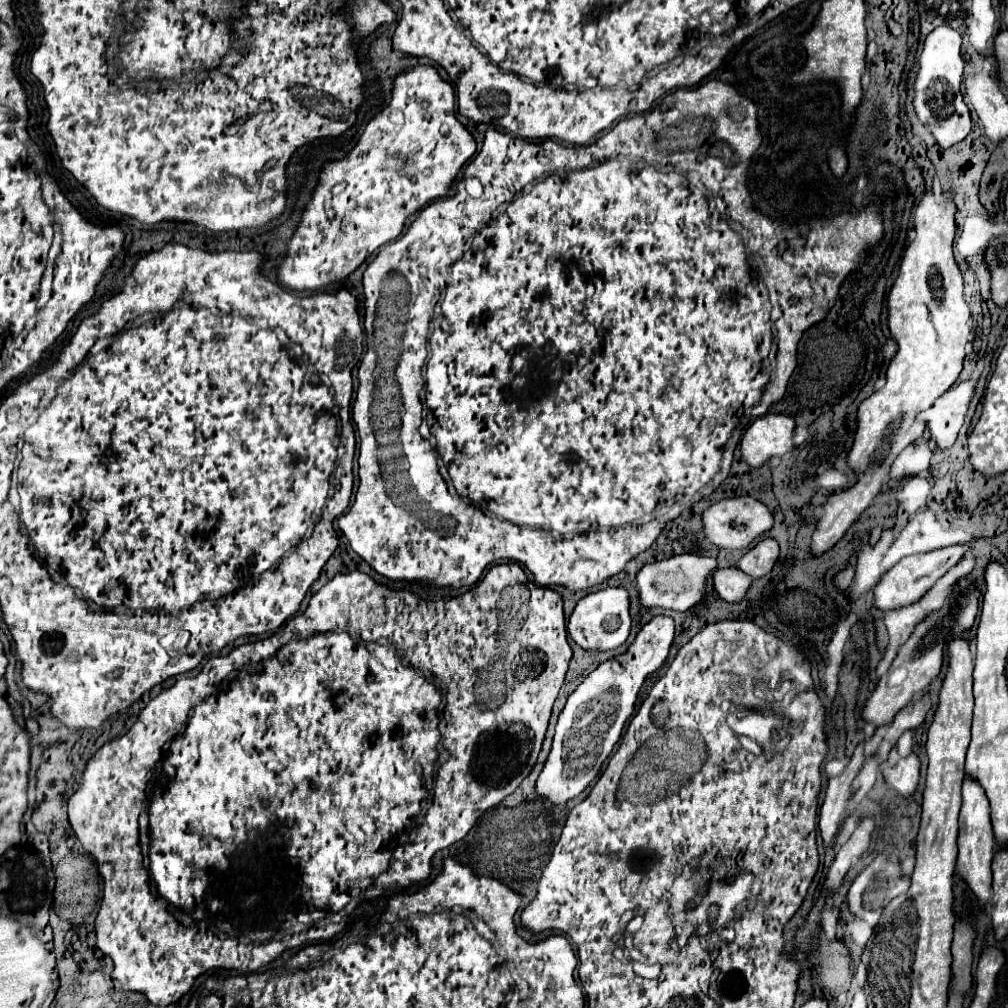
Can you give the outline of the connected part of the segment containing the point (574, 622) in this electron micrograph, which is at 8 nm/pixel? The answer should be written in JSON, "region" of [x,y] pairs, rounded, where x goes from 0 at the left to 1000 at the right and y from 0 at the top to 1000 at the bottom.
{"region":[[[603,582],[591,588],[583,588],[581,592],[575,594],[571,600],[569,608],[565,610],[563,616],[563,630],[583,646],[605,646],[615,642],[627,622],[627,612],[625,612],[625,590],[617,582]]]}

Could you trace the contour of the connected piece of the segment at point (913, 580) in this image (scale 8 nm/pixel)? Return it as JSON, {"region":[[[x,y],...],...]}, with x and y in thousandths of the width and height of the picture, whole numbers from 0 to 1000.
{"region":[[[942,541],[942,543],[935,543],[929,547],[921,547],[921,549],[913,549],[913,551],[901,551],[895,557],[891,557],[877,572],[875,576],[869,580],[867,584],[867,600],[871,604],[893,604],[899,600],[909,598],[911,594],[915,594],[915,590],[940,566],[944,564],[960,547],[960,541]]]}

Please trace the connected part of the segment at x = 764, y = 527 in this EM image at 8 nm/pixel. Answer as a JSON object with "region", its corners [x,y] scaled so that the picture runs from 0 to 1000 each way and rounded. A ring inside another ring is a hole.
{"region":[[[748,493],[716,495],[716,497],[708,499],[704,505],[700,505],[696,515],[698,515],[700,533],[716,545],[742,545],[748,535],[752,535],[754,531],[764,527],[768,521],[768,513],[762,507],[762,503]]]}

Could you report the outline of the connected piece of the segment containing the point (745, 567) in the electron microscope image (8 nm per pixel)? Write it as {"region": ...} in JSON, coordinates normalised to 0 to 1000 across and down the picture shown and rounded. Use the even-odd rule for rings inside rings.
{"region":[[[756,535],[750,543],[740,547],[732,557],[732,563],[744,572],[758,572],[766,566],[774,553],[774,543],[768,535]]]}

